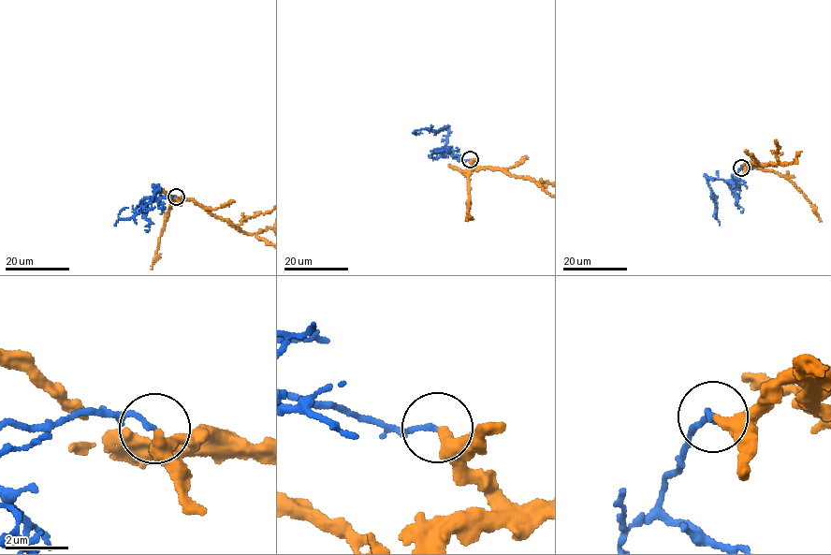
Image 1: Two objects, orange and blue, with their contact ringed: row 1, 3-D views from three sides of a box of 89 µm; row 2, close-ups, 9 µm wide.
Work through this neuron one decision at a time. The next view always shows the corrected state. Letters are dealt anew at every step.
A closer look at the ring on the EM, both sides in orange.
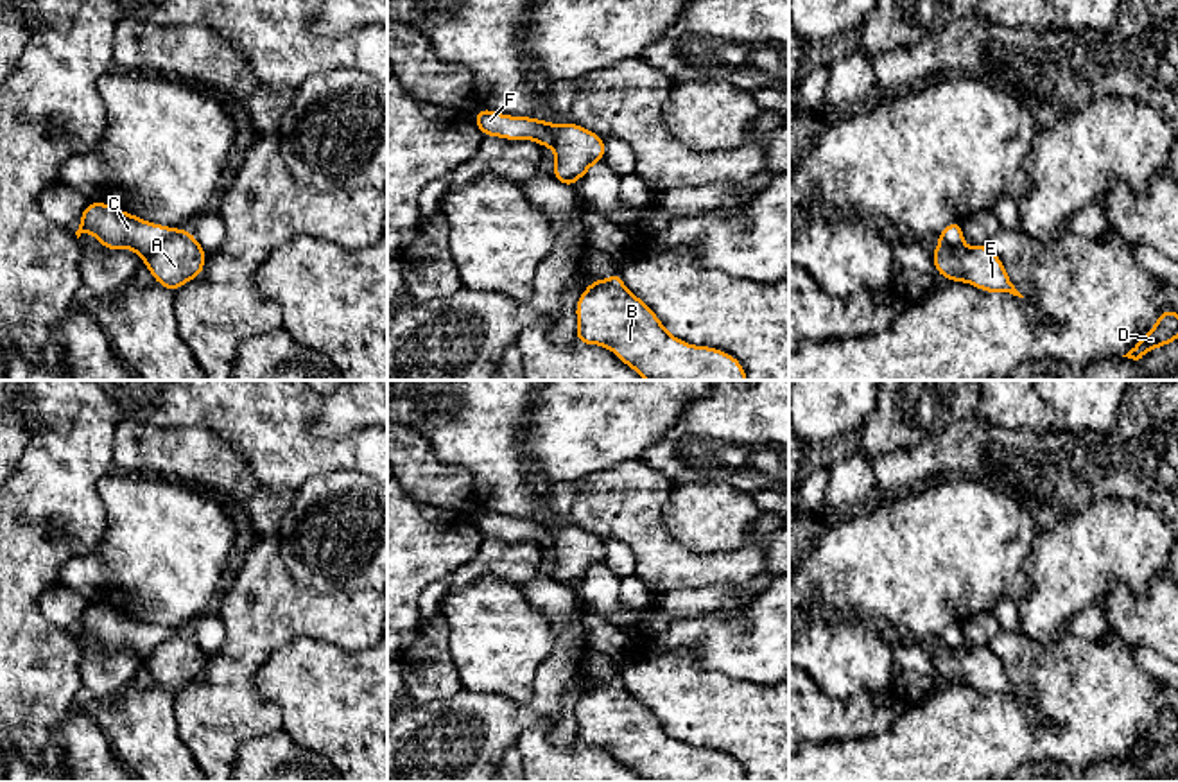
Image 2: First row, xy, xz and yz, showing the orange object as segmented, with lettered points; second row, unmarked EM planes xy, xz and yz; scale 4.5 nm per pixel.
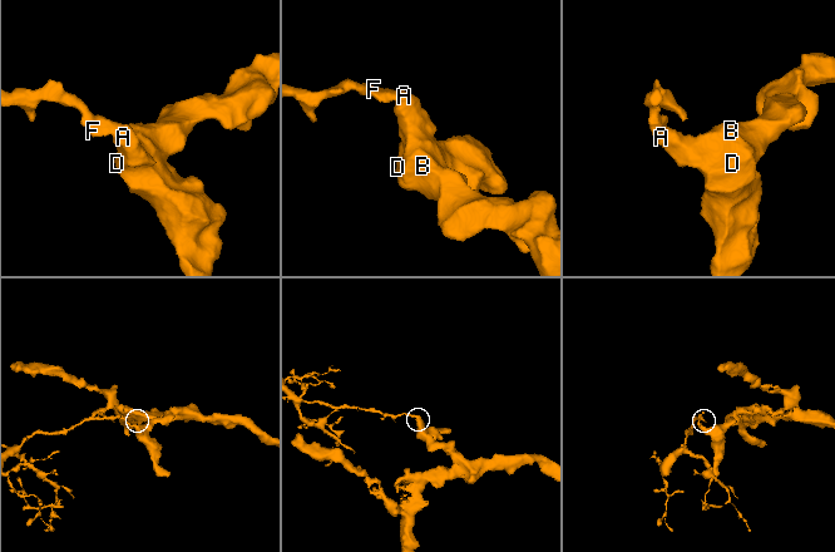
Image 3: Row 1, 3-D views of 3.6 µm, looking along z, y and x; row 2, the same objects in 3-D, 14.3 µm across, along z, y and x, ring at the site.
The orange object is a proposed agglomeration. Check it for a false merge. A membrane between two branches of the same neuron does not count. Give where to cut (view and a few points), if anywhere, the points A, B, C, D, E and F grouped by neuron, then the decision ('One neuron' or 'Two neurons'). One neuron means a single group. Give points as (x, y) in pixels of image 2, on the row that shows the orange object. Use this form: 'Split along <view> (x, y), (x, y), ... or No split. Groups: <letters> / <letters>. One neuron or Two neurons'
Split along xy (178, 230), (160, 239), (142, 257). Groups: A B D E / C F. Two neurons

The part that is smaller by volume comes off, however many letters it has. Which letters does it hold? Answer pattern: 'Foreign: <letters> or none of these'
Foreign: C, F

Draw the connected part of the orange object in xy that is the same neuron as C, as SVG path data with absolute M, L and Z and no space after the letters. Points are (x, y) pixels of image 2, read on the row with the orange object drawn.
M90 201L79 219L75 235L79 239L82 233L91 233L104 249L133 249L143 256L174 231L178 230L147 222L113 204Z

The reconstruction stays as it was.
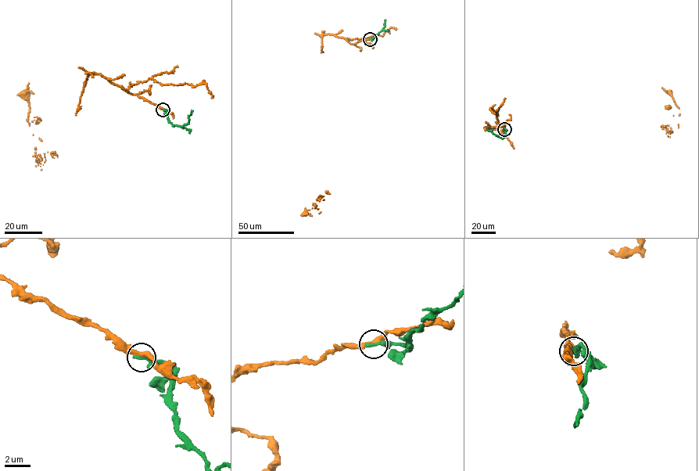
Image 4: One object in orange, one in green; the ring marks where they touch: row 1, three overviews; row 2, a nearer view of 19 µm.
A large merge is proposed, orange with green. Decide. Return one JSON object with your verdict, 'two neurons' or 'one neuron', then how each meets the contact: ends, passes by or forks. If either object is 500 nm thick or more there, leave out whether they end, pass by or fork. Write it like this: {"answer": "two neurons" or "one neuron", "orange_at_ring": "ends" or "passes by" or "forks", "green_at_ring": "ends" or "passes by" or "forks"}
{"answer": "two neurons", "orange_at_ring": "passes by", "green_at_ring": "ends"}

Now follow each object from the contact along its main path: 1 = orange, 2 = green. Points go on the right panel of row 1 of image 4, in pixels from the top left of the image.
1: (504, 129), (504, 124), (487, 127), (501, 131), (514, 148), (661, 88), (670, 92)
2: (504, 129), (504, 137), (487, 129)

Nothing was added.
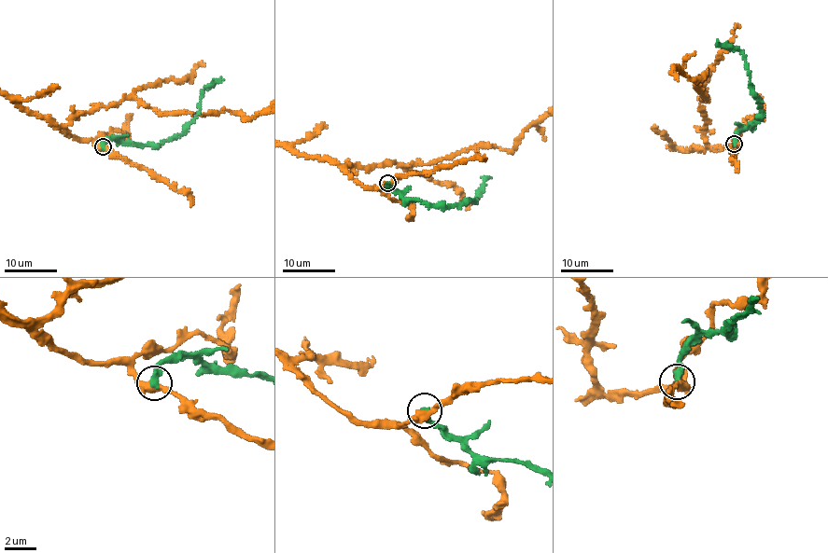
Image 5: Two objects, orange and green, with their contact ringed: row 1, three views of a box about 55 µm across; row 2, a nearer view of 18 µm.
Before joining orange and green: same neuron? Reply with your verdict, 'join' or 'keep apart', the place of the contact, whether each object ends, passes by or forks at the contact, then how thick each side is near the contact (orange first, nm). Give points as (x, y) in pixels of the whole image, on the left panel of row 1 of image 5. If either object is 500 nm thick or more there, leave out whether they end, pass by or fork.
keep apart; at (103, 146); orange passes by; green ends there; 460 nm thick on the orange side, 420 nm on the other

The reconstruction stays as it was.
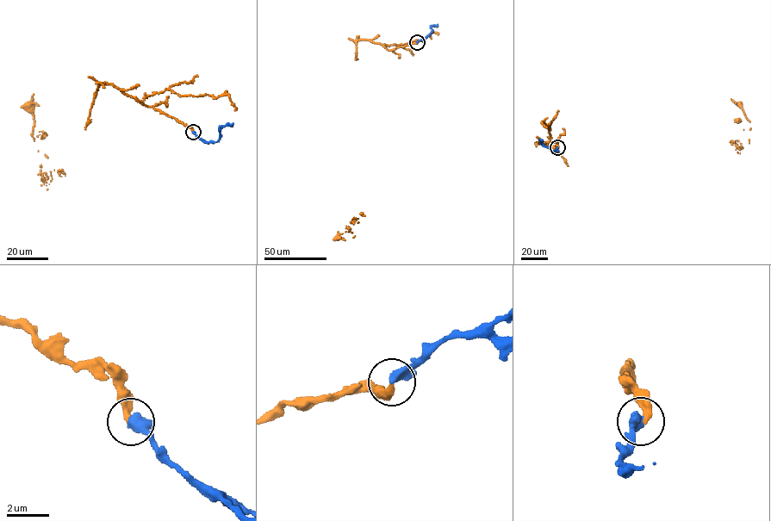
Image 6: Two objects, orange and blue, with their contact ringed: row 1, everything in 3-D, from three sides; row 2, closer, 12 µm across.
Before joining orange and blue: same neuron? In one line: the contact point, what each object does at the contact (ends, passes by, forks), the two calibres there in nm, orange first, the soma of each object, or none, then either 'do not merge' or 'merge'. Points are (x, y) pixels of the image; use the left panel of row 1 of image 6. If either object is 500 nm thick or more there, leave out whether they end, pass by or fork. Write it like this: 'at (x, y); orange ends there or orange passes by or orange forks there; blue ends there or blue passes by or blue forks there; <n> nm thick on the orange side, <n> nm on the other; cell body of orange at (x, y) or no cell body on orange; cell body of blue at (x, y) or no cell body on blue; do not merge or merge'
at (193, 132); 360 nm thick on the orange side, 550 nm on the other; cell body of orange at (28, 106); no cell body on blue; merge

